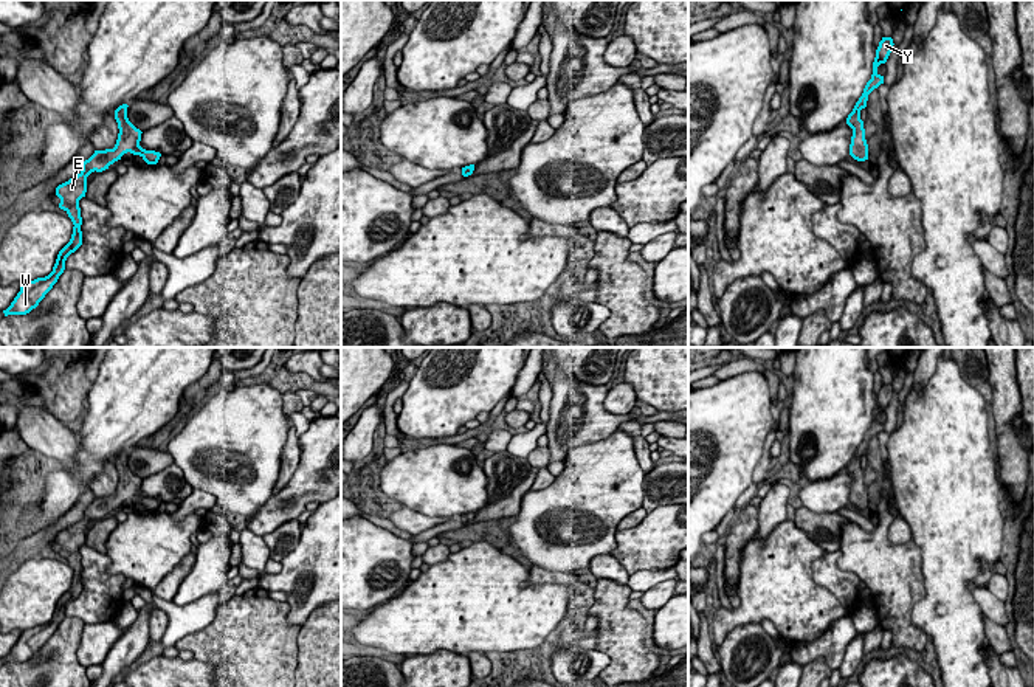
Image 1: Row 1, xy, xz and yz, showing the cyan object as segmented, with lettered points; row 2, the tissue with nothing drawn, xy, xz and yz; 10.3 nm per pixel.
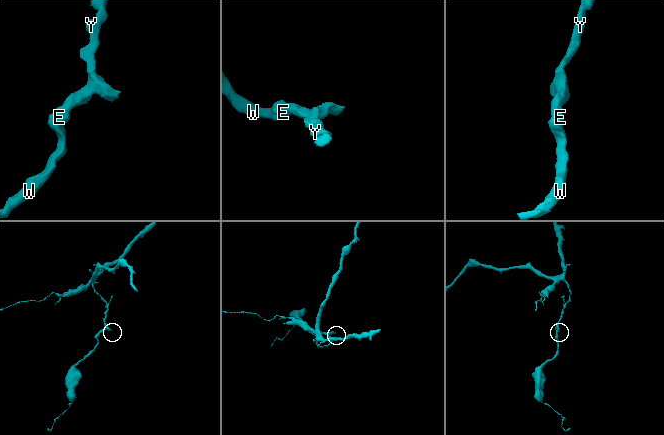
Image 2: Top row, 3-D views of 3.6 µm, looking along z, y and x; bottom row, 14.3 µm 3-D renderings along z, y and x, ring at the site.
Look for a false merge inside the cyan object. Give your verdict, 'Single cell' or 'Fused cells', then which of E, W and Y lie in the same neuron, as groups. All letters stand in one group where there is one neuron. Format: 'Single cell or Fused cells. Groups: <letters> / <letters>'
Single cell. Groups: E W Y

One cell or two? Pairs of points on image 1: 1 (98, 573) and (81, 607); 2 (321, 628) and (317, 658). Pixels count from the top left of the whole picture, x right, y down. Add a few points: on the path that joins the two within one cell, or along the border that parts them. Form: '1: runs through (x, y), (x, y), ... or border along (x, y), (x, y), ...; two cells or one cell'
1: runs through (96, 580), (96, 591), (89, 599); one cell
2: runs through (321, 636), (321, 650); one cell

